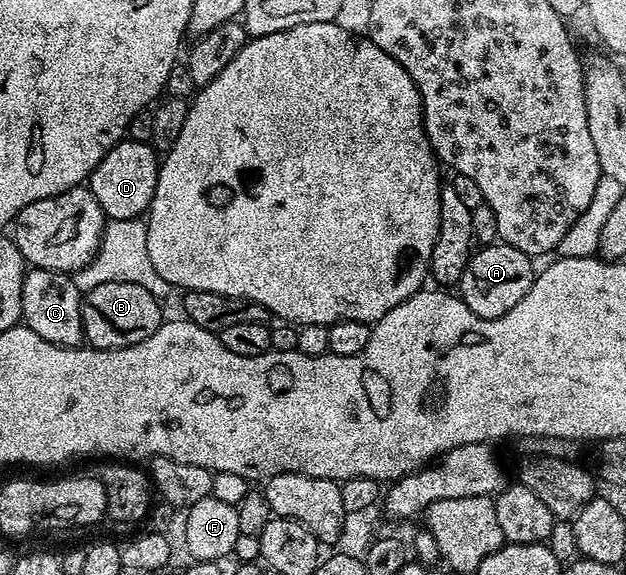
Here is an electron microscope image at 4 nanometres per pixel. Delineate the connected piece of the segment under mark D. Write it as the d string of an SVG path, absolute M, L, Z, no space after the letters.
M125 137L101 159L88 179L87 186L99 201L106 218L135 219L150 210L153 193L156 192L159 164L158 154L150 143L130 137Z

